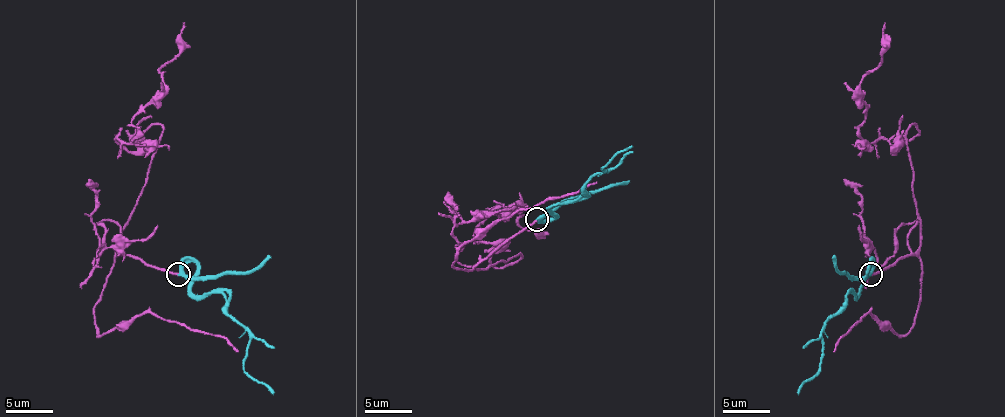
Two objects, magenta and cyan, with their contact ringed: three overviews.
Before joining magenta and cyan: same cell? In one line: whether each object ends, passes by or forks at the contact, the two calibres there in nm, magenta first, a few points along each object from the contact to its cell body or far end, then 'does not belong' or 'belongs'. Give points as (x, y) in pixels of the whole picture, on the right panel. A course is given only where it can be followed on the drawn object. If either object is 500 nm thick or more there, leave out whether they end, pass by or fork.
magenta ends there; cyan passes by; 200 nm thick on the magenta side, 340 nm on the other; magenta runs (871, 273), (920, 245), (906, 142), (909, 126), (920, 133), (895, 152), (859, 133), (885, 23); cyan runs (871, 273), (862, 283), (857, 294), (852, 292), (845, 297), (827, 320), (820, 369), (801, 386), (799, 395); belongs

